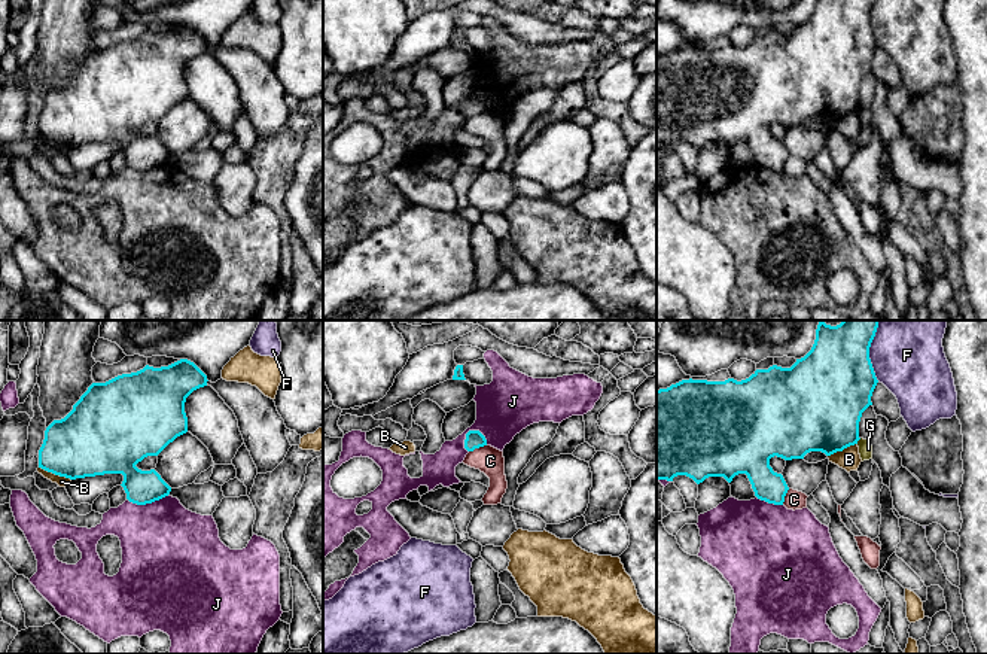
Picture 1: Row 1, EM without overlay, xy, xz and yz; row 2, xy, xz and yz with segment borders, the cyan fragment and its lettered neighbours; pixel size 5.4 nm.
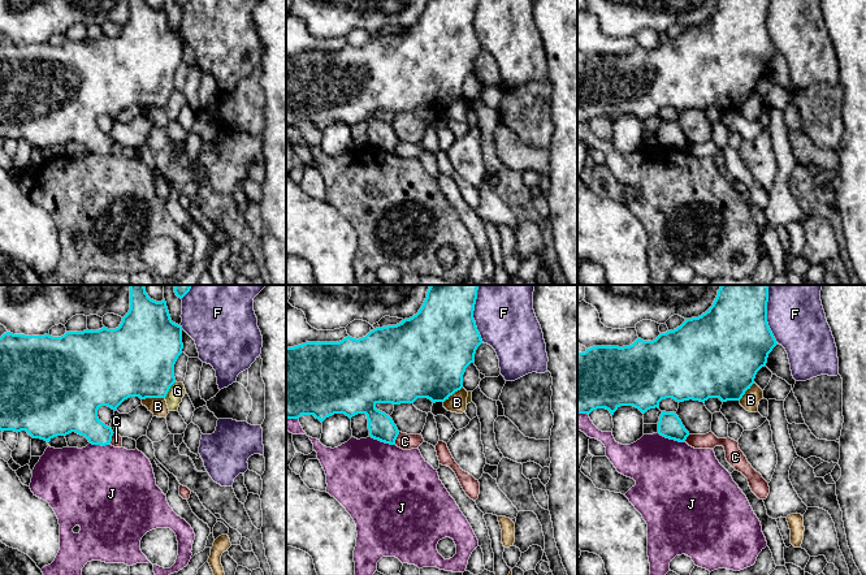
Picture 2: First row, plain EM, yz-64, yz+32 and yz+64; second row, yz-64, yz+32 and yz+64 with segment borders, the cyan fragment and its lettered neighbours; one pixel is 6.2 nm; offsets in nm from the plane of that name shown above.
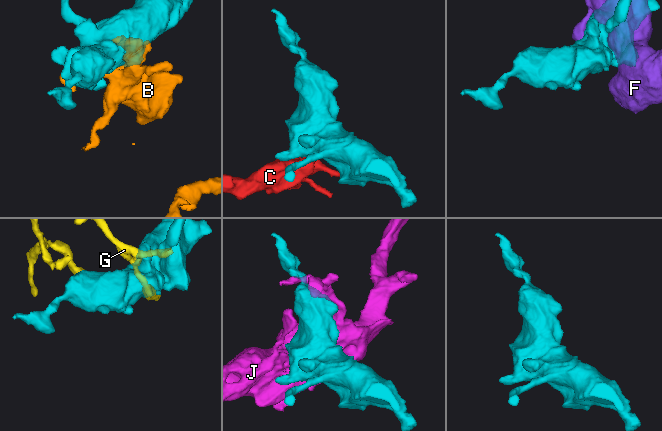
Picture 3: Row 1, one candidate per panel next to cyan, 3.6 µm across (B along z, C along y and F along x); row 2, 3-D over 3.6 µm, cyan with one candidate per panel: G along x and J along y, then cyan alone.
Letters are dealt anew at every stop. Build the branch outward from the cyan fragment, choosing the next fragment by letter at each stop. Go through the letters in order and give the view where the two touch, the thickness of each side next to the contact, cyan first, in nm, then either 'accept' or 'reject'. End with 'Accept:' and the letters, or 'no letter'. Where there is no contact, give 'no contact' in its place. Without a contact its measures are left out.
B: xy | 380/60 nm | reject
C: xz | 100/150 nm | reject
F: yz | 440/360 nm | reject
G: yz | 420/80 nm | reject
J: xz | 100/320 nm | reject
Accept: no letter

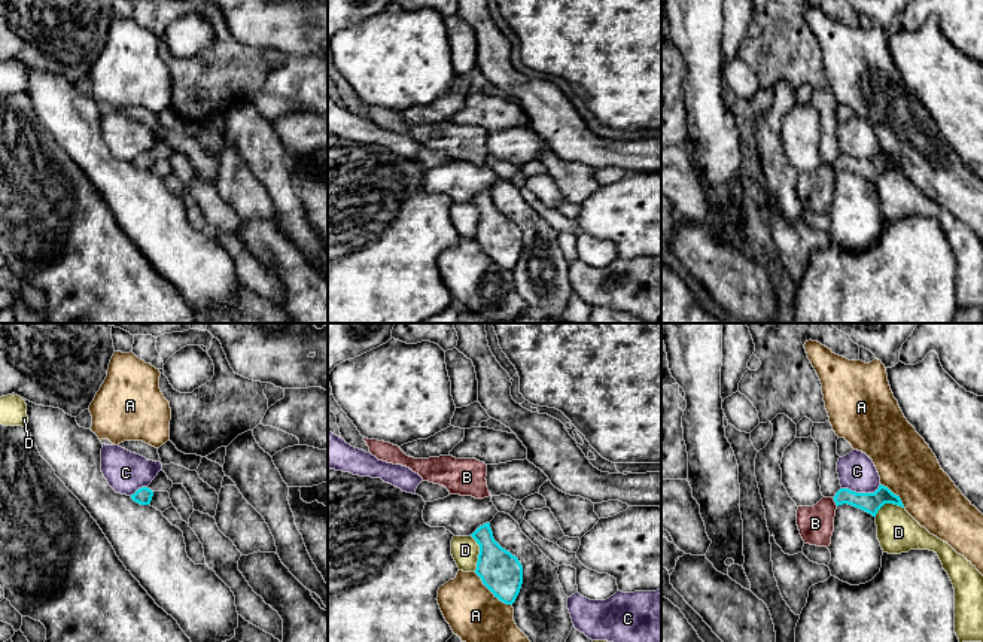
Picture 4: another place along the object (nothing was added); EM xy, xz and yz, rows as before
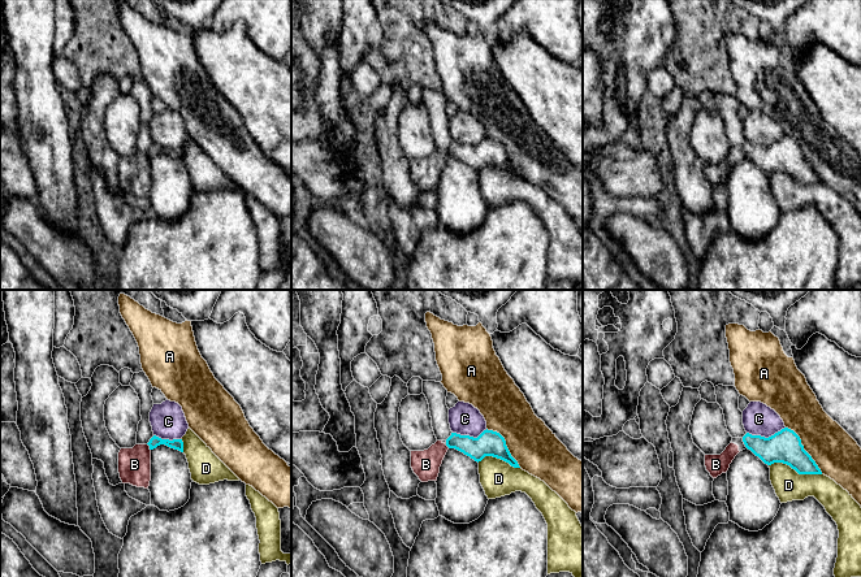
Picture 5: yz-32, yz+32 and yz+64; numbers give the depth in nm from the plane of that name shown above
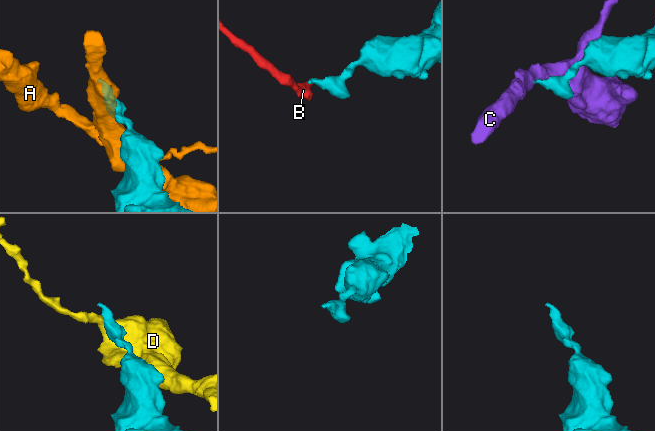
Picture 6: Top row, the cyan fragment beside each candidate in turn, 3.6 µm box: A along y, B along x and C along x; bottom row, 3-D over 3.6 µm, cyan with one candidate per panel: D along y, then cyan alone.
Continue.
A: xz | 220/300 nm | reject
B: yz | 110/190 nm | reject
C: yz | 110/200 nm | reject
D: xz | 220/150 nm | reject
Accept: no letter

